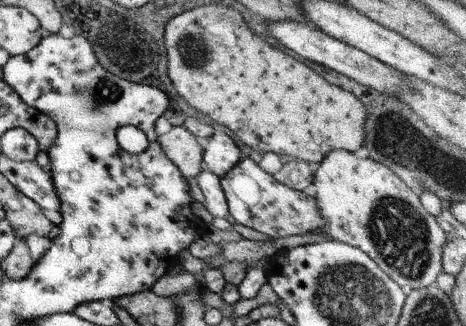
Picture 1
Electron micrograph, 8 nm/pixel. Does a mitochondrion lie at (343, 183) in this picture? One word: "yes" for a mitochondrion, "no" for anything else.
no

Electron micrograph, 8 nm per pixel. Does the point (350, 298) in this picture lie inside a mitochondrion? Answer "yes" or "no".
yes

